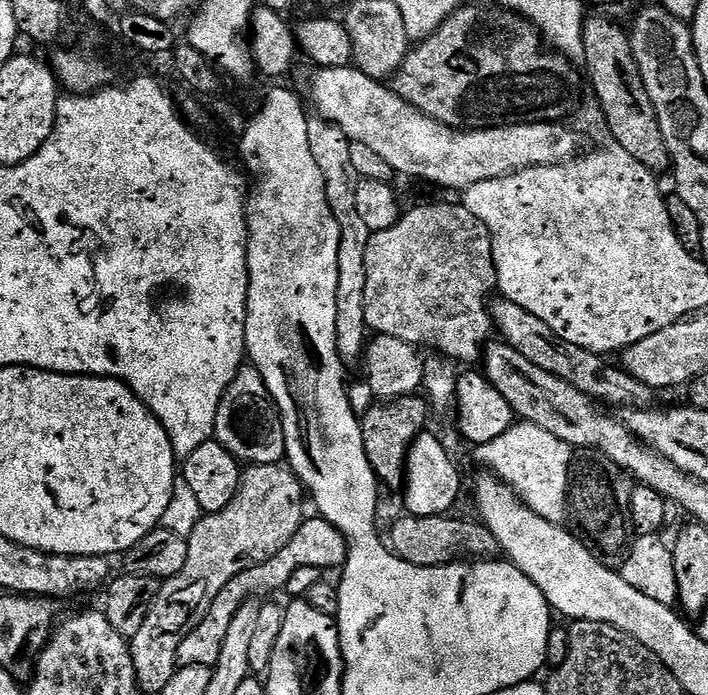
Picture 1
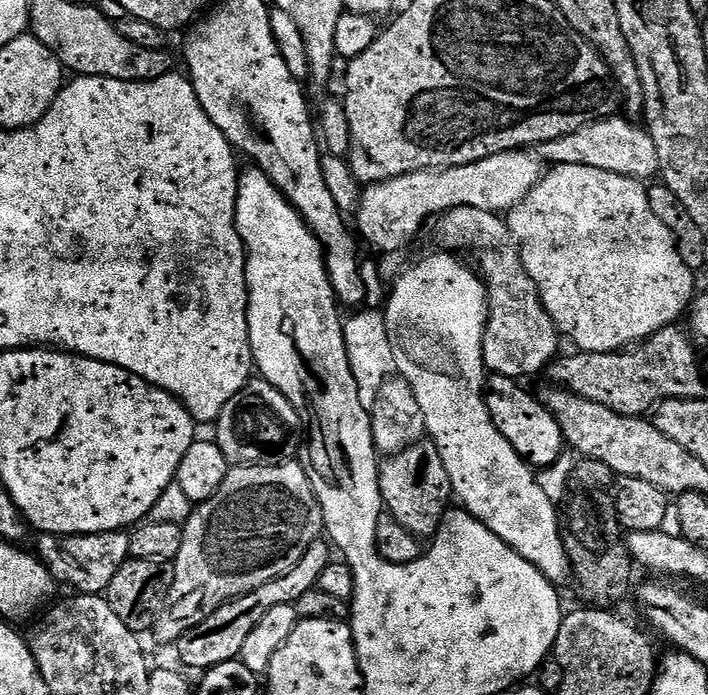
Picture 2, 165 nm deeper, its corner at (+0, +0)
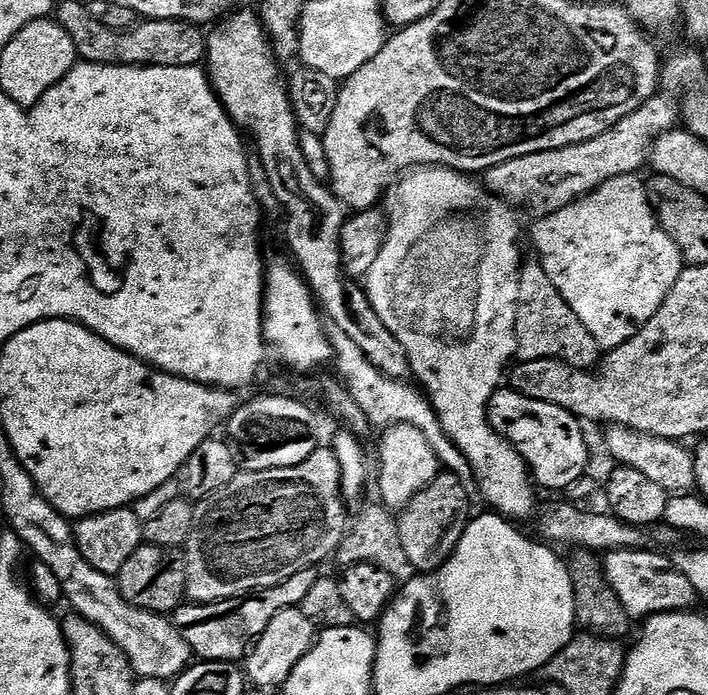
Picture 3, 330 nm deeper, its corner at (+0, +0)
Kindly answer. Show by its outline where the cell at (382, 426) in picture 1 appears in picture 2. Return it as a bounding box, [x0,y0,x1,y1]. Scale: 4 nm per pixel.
[380,438,453,538]

